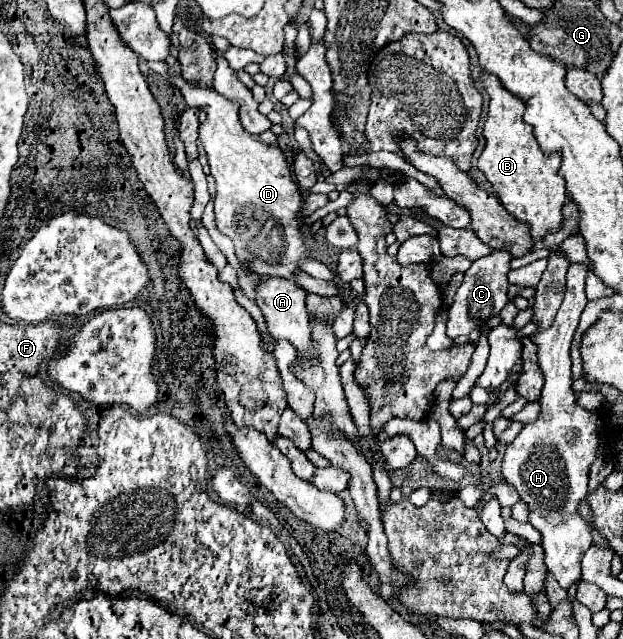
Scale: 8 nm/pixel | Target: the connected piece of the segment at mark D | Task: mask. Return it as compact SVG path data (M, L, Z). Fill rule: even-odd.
M166 58L168 82L180 90L188 108L202 108L206 120L200 124L200 144L208 156L212 176L218 186L214 198L216 228L230 236L236 246L236 256L250 260L250 268L260 276L284 276L294 280L298 258L310 258L304 244L304 226L300 224L302 198L292 180L290 166L278 146L268 146L252 138L240 124L240 104L220 96L212 88L200 88L182 78L182 68L176 58Z

